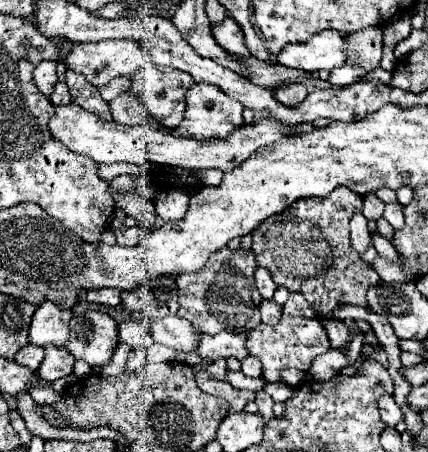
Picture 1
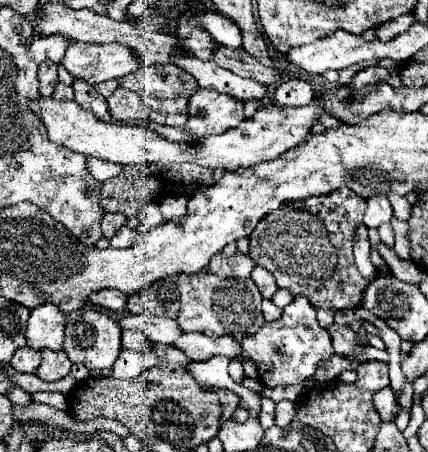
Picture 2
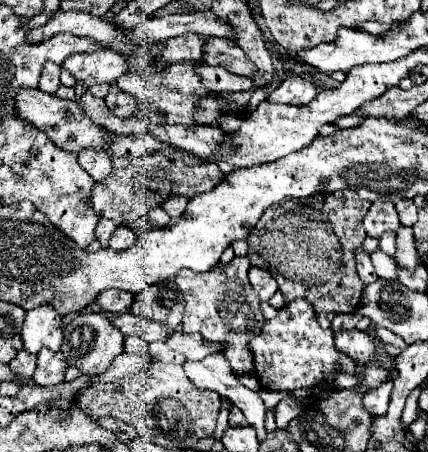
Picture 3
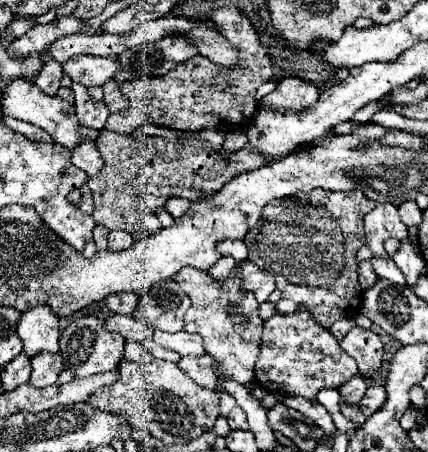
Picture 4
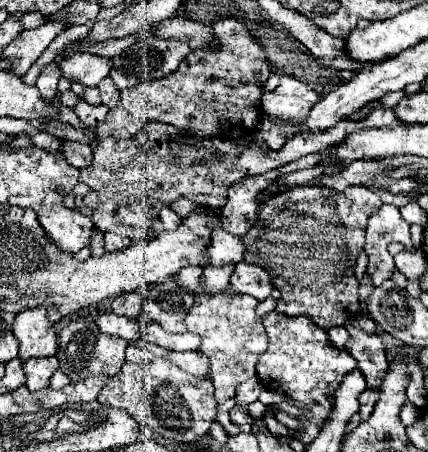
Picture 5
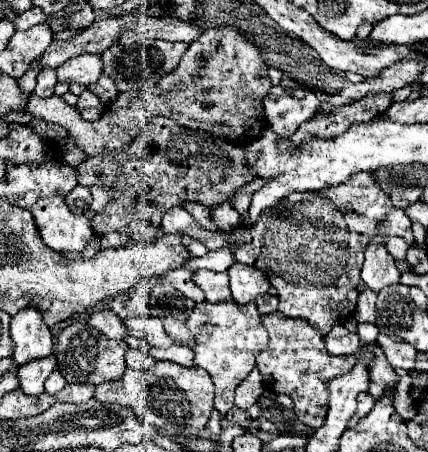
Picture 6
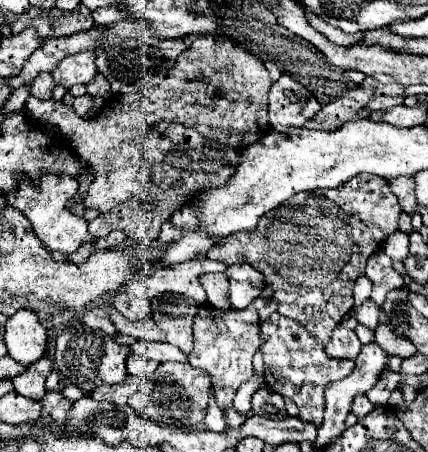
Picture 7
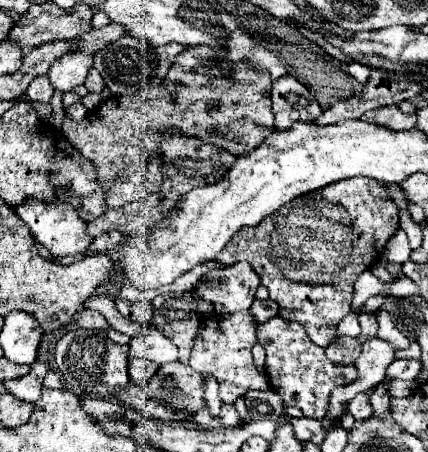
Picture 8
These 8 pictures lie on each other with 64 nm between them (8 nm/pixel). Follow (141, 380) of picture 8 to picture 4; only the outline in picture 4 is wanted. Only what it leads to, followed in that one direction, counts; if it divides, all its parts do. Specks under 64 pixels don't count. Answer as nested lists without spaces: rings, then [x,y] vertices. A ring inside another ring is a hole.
[[[128,342],[126,344],[126,356],[124,358],[130,360],[130,362],[150,362],[152,360],[152,354],[148,354],[142,344]]]

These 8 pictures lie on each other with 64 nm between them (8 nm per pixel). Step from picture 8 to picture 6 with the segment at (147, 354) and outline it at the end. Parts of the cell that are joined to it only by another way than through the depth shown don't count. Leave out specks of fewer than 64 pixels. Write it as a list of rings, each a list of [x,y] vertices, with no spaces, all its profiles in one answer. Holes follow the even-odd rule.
[[[170,346],[170,348],[150,348],[150,354],[156,360],[170,360],[180,366],[194,366],[194,352],[186,346]]]

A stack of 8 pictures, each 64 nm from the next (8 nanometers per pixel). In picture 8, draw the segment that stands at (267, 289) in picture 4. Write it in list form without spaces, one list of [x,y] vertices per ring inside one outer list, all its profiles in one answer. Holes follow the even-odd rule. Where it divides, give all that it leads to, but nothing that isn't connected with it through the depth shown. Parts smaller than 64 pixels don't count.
[[[238,262],[226,268],[226,276],[202,276],[200,284],[192,292],[196,300],[210,300],[216,306],[232,312],[250,310],[256,288],[260,286],[258,274],[248,262]]]

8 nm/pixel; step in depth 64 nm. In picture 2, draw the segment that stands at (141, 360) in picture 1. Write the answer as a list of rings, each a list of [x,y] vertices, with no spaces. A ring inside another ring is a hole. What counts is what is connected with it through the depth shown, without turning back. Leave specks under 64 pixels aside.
[[[122,350],[116,364],[112,366],[112,378],[134,378],[140,372],[152,368],[156,364],[156,358],[144,352],[130,352]]]

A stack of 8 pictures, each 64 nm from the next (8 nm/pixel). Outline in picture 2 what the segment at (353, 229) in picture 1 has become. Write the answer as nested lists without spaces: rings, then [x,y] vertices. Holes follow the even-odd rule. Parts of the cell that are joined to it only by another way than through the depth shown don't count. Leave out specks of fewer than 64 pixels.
[[[360,226],[360,232],[356,232],[356,242],[354,242],[354,260],[360,270],[360,274],[366,280],[374,280],[378,276],[376,268],[370,262],[370,242],[368,242],[368,228]]]

